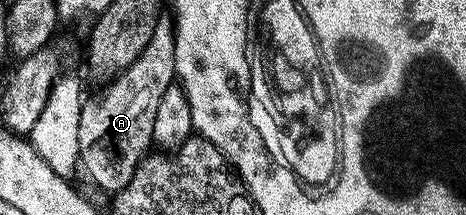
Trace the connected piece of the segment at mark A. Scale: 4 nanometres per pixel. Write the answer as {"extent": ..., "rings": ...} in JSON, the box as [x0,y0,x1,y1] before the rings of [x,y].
{"extent":[79,19,175,194],"rings":[[[172,19],[157,21],[151,42],[123,70],[104,85],[105,93],[98,100],[82,103],[79,118],[80,167],[108,194],[115,194],[131,182],[135,170],[141,165],[153,144],[152,126],[155,110],[164,91],[175,80],[175,38]]]}

